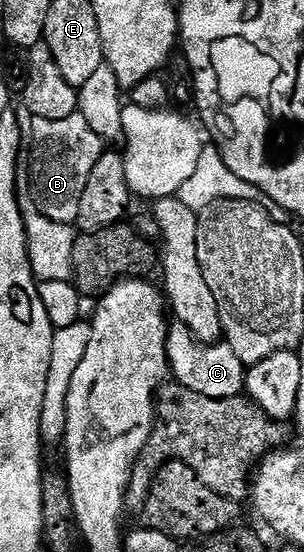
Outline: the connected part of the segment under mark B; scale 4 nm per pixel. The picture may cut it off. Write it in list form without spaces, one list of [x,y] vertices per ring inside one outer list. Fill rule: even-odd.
[[[77,111],[74,116],[66,116],[65,120],[42,120],[33,118],[31,126],[26,130],[26,162],[28,158],[28,186],[26,192],[34,200],[38,212],[42,216],[50,216],[50,220],[71,226],[78,220],[78,203],[82,200],[82,192],[86,188],[86,180],[90,180],[90,171],[94,164],[104,155],[106,143],[86,124],[86,116]]]

